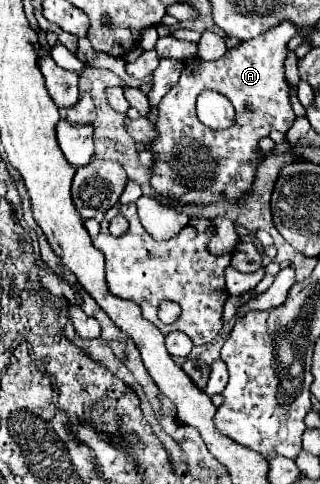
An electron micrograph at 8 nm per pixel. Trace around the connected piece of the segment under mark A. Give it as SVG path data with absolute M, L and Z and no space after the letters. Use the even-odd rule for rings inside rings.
M284 22L266 34L242 42L228 50L222 58L206 62L198 56L184 60L184 68L176 86L162 98L158 104L158 122L156 122L156 140L150 144L150 152L154 154L150 186L158 196L178 200L184 206L214 206L222 200L230 204L238 204L246 200L254 190L256 170L260 166L262 154L258 142L270 132L288 132L294 124L296 116L290 102L290 86L284 78L284 60L288 54L288 42L296 34L296 28L290 22ZM202 90L218 90L224 94L236 108L236 124L228 130L210 130L196 116L196 96Z

